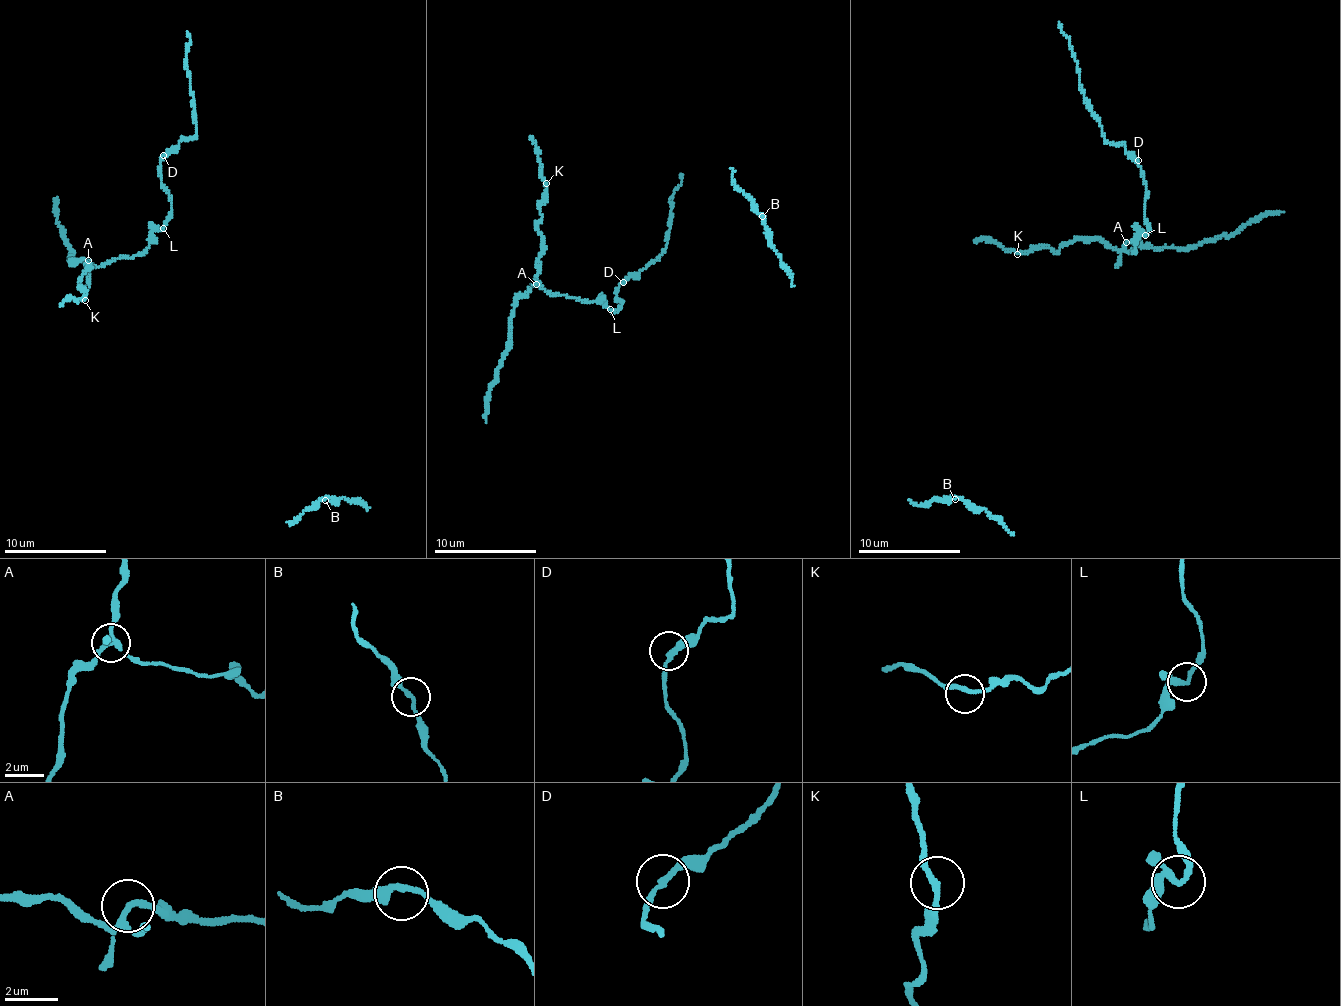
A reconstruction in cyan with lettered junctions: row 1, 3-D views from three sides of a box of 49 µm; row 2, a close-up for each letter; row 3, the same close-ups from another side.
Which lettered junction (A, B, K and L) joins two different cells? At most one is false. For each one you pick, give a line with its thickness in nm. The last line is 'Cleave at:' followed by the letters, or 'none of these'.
Cleave at: none of these

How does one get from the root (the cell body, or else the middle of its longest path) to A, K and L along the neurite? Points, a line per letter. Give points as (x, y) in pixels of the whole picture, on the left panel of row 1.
A: (82, 287), (85, 286), (83, 288), (81, 281), (88, 264), (90, 269), (88, 260)
K: (82, 287), (85, 300)
L: (82, 287), (88, 264), (89, 269), (117, 258), (133, 258), (149, 245), (155, 231), (164, 227)

